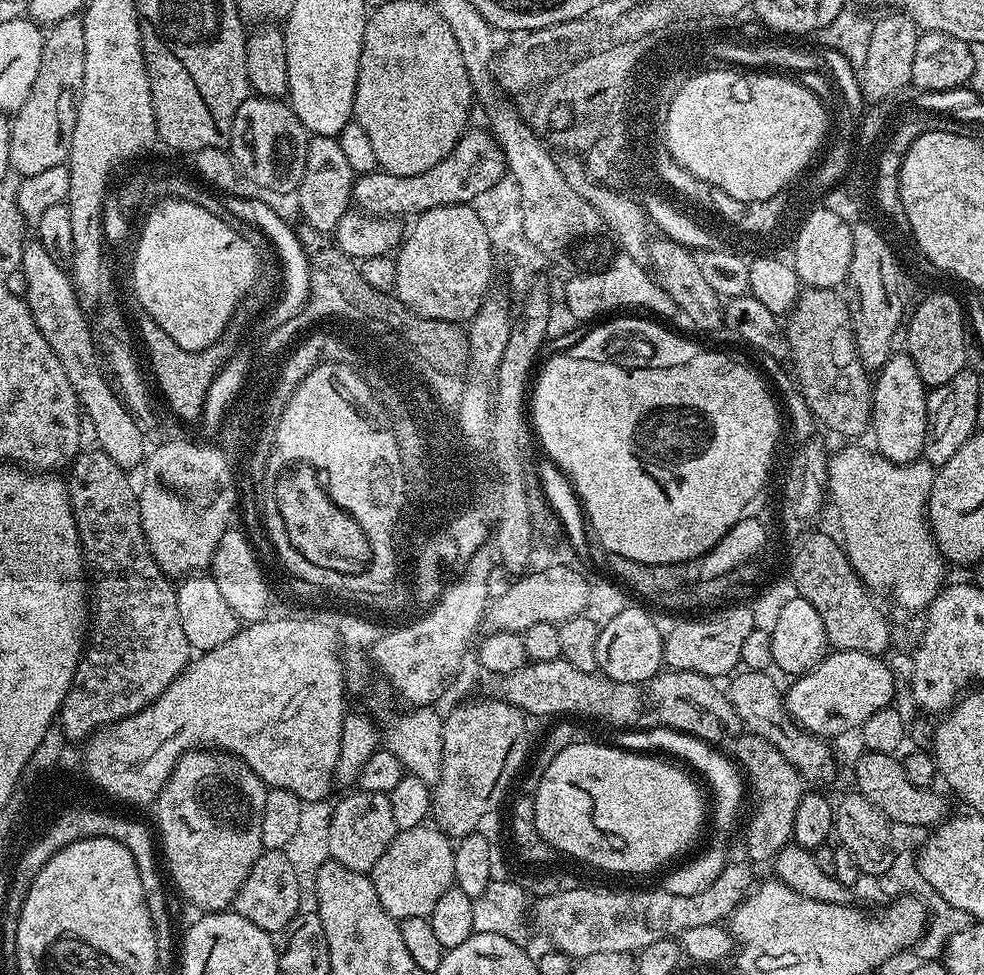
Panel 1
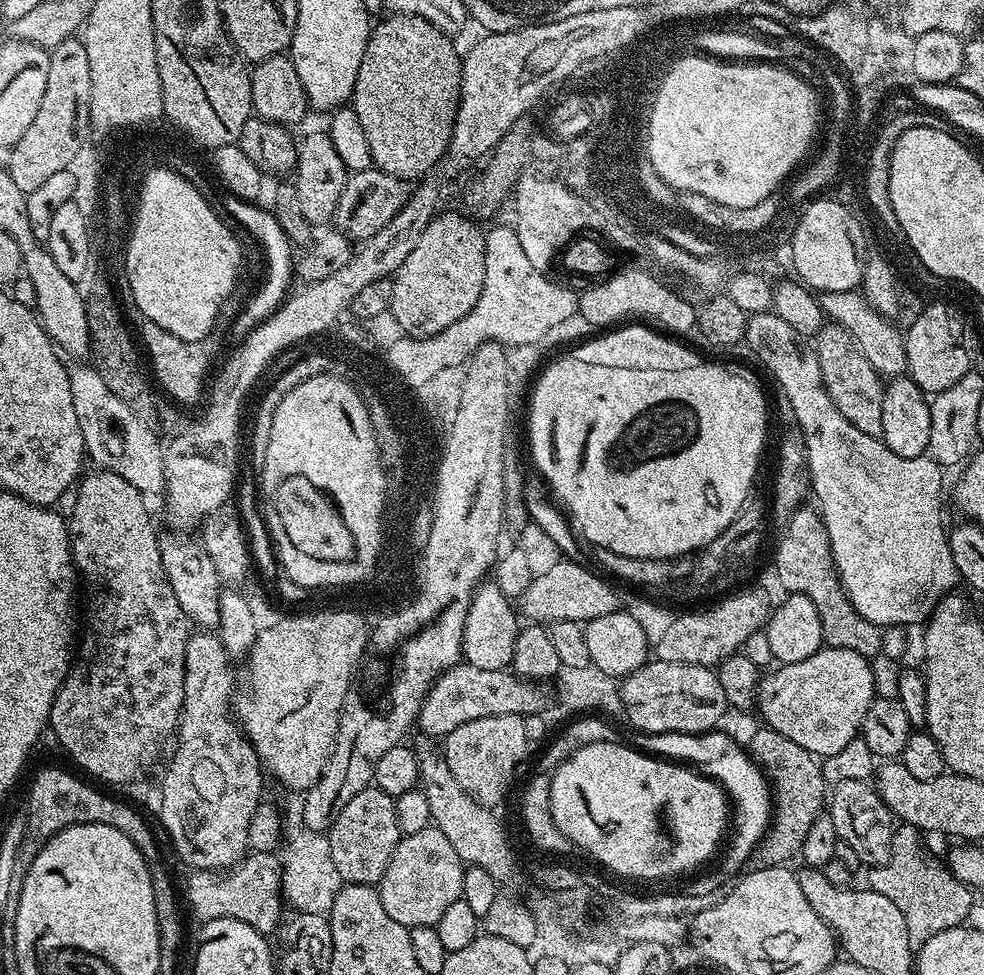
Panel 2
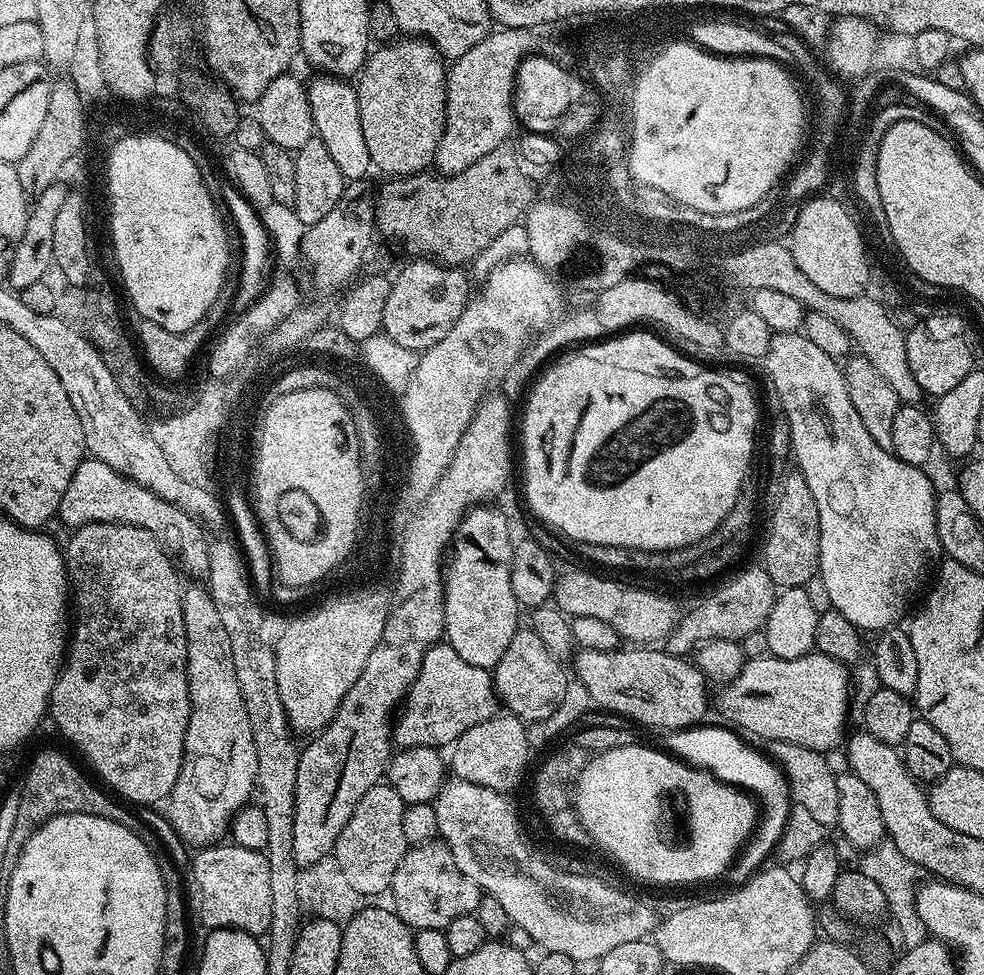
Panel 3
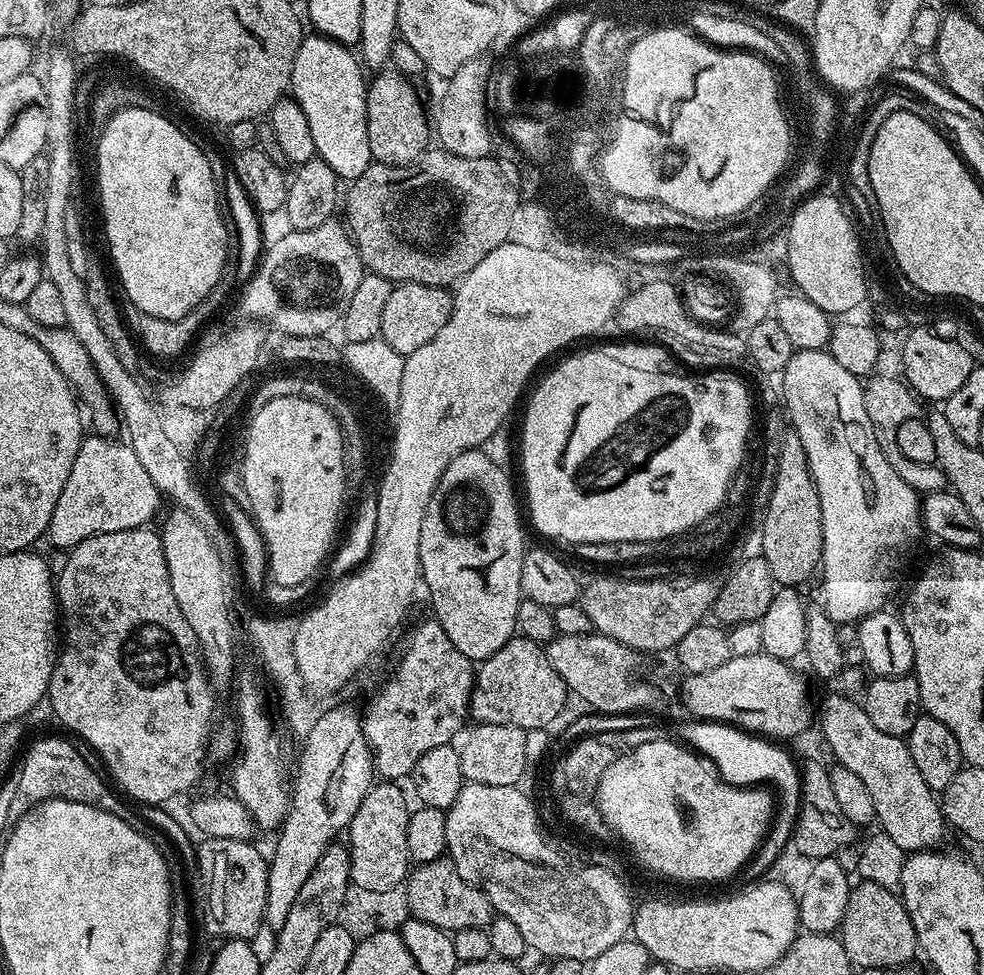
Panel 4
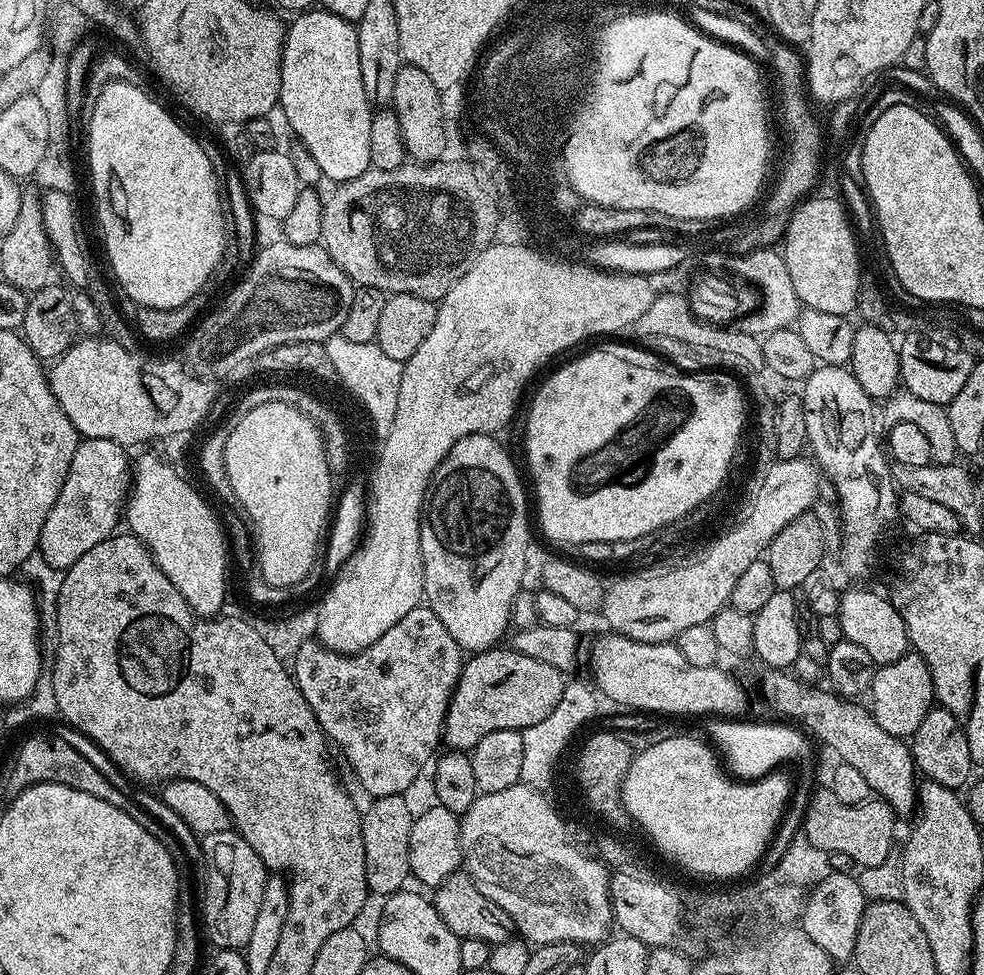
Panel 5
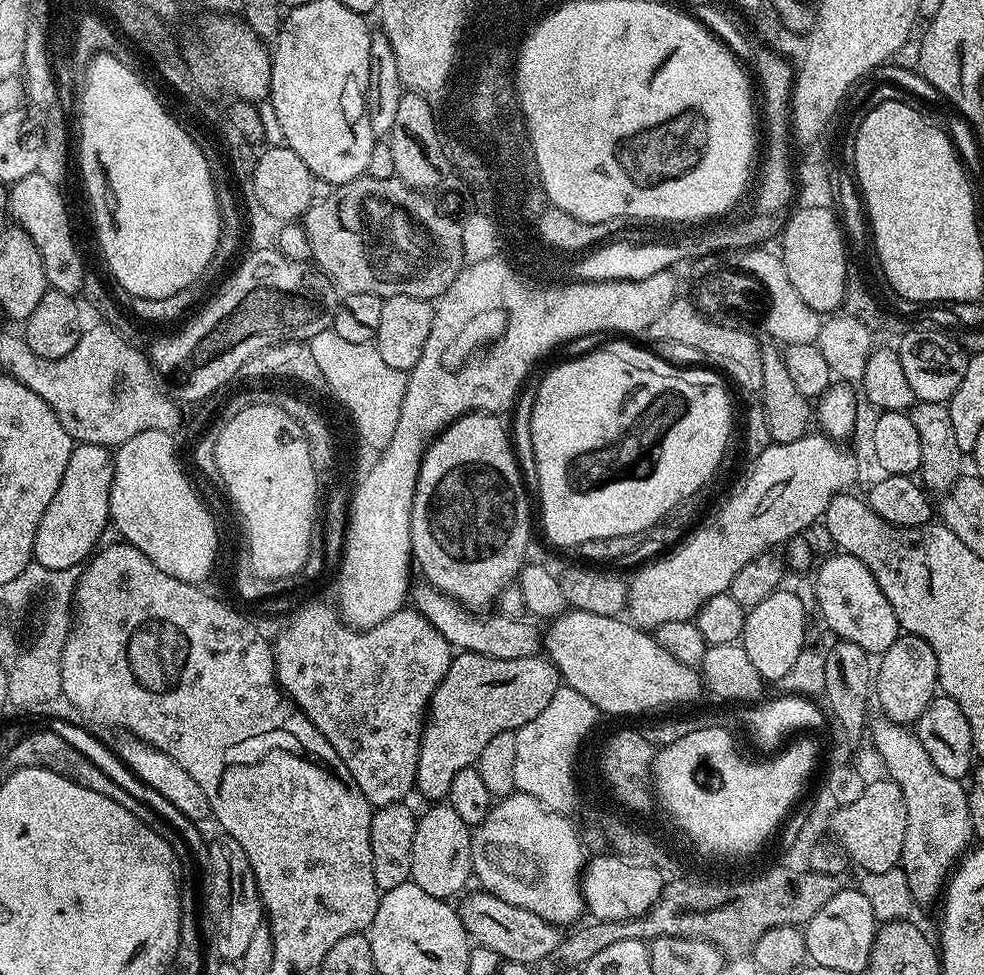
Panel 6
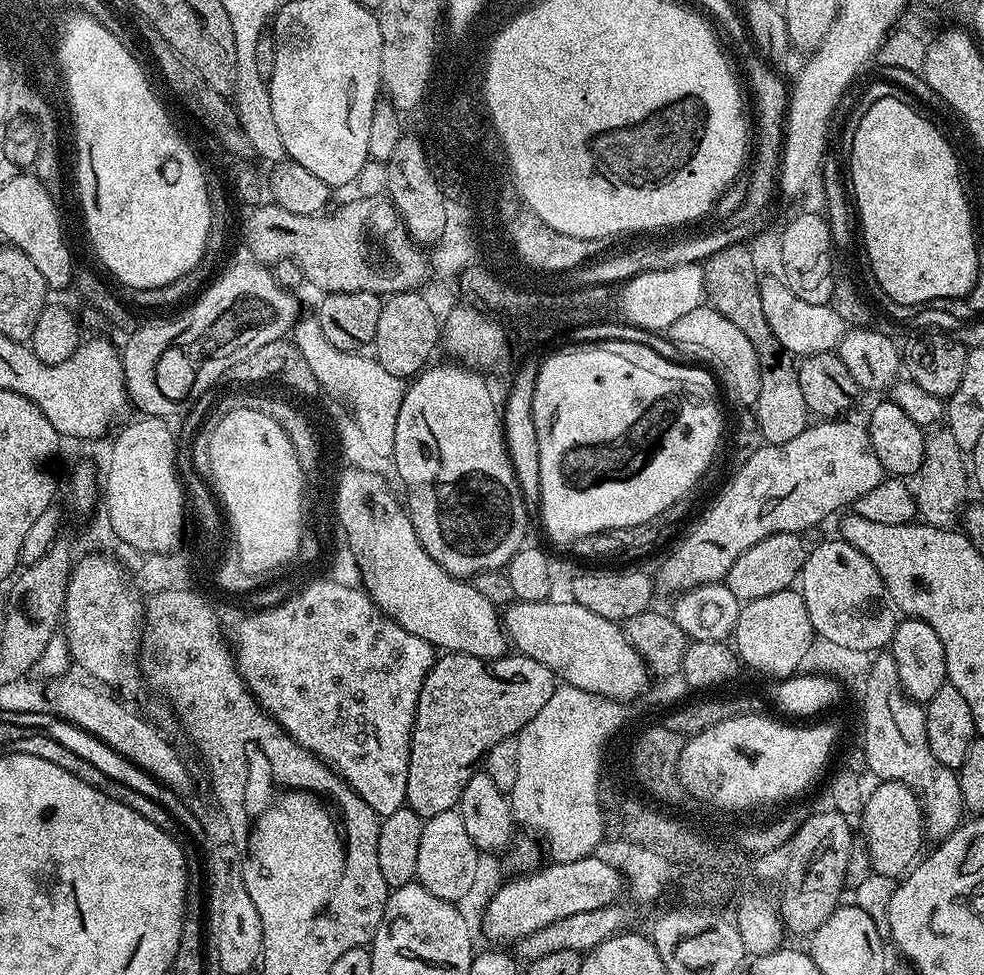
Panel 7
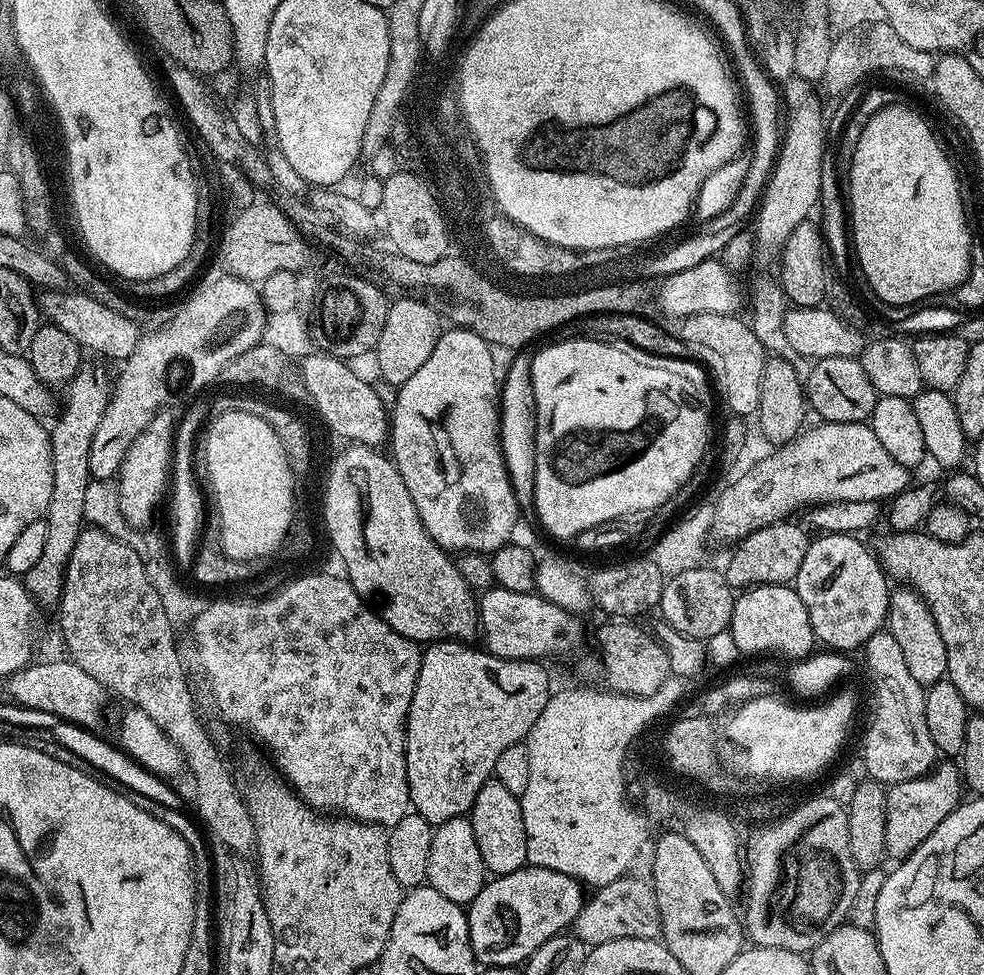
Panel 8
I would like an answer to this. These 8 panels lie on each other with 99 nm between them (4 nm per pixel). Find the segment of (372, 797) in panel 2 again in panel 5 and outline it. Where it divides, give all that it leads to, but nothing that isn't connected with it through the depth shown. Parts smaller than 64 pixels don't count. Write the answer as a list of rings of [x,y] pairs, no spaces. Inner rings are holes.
[[[403,795],[378,796],[362,812],[362,846],[366,846],[366,882],[373,897],[387,898],[410,880],[410,826],[414,811]]]

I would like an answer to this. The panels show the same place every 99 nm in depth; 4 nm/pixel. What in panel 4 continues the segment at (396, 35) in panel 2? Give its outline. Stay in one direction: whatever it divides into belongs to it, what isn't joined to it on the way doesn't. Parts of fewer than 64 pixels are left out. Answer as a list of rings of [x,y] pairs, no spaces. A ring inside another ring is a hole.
[[[395,70],[373,75],[367,85],[366,134],[370,138],[370,154],[377,164],[399,166],[412,164],[424,155],[430,136],[430,116],[420,105],[420,96],[409,77]]]

